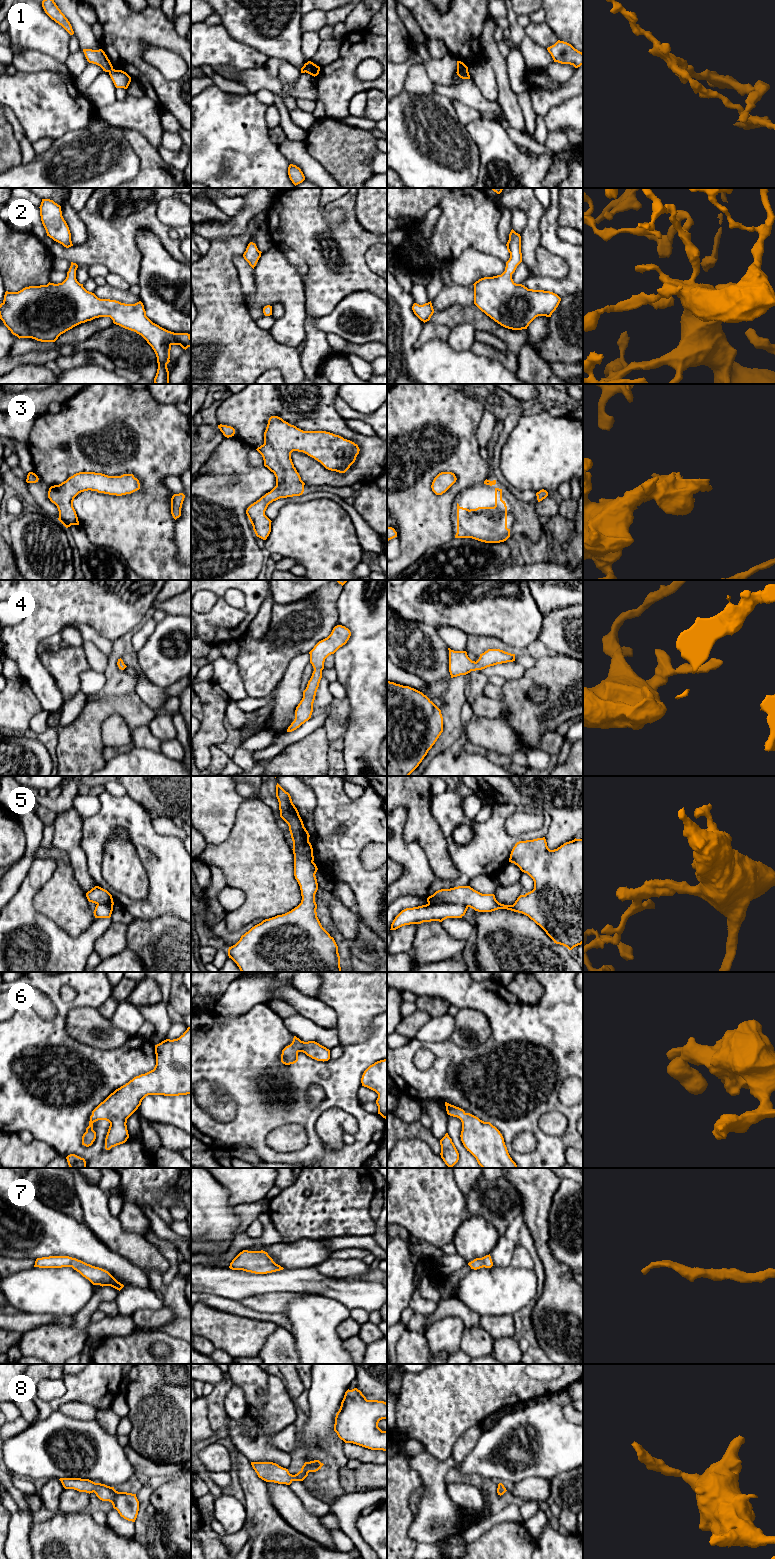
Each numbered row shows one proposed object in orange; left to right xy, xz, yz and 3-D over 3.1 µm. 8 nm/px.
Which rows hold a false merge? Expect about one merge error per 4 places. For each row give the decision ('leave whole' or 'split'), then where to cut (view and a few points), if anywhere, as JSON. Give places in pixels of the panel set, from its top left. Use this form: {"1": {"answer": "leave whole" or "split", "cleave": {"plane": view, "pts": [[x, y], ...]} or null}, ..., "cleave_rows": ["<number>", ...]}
{"1": {"answer": "split", "cleave": {"plane": "yz", "pts": [[467, 69], [457, 71]]}}, "2": {"answer": "leave whole", "cleave": null}, "3": {"answer": "leave whole", "cleave": null}, "4": {"answer": "leave whole", "cleave": null}, "5": {"answer": "split", "cleave": {"plane": "yz", "pts": [[428, 902], [460, 903], [467, 907]]}}, "6": {"answer": "leave whole", "cleave": null}, "7": {"answer": "leave whole", "cleave": null}, "8": {"answer": "leave whole", "cleave": null}, "cleave_rows": ["1", "5"]}

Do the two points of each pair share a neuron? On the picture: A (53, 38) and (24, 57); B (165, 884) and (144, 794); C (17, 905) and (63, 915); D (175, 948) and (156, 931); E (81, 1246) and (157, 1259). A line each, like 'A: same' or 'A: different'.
A: different
B: different
C: different
D: same
E: different

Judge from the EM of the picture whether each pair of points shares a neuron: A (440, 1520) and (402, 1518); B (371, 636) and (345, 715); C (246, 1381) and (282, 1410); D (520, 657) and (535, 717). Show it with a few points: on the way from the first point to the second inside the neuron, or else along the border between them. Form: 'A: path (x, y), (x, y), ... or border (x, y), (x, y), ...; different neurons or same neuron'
A: border (413, 1515), (409, 1536), (415, 1542); different neurons
B: border (346, 698), (350, 707), (350, 720), (347, 726); different neurons
C: border (268, 1375), (259, 1391), (263, 1404), (247, 1406); different neurons
D: border (537, 659), (526, 670); different neurons

